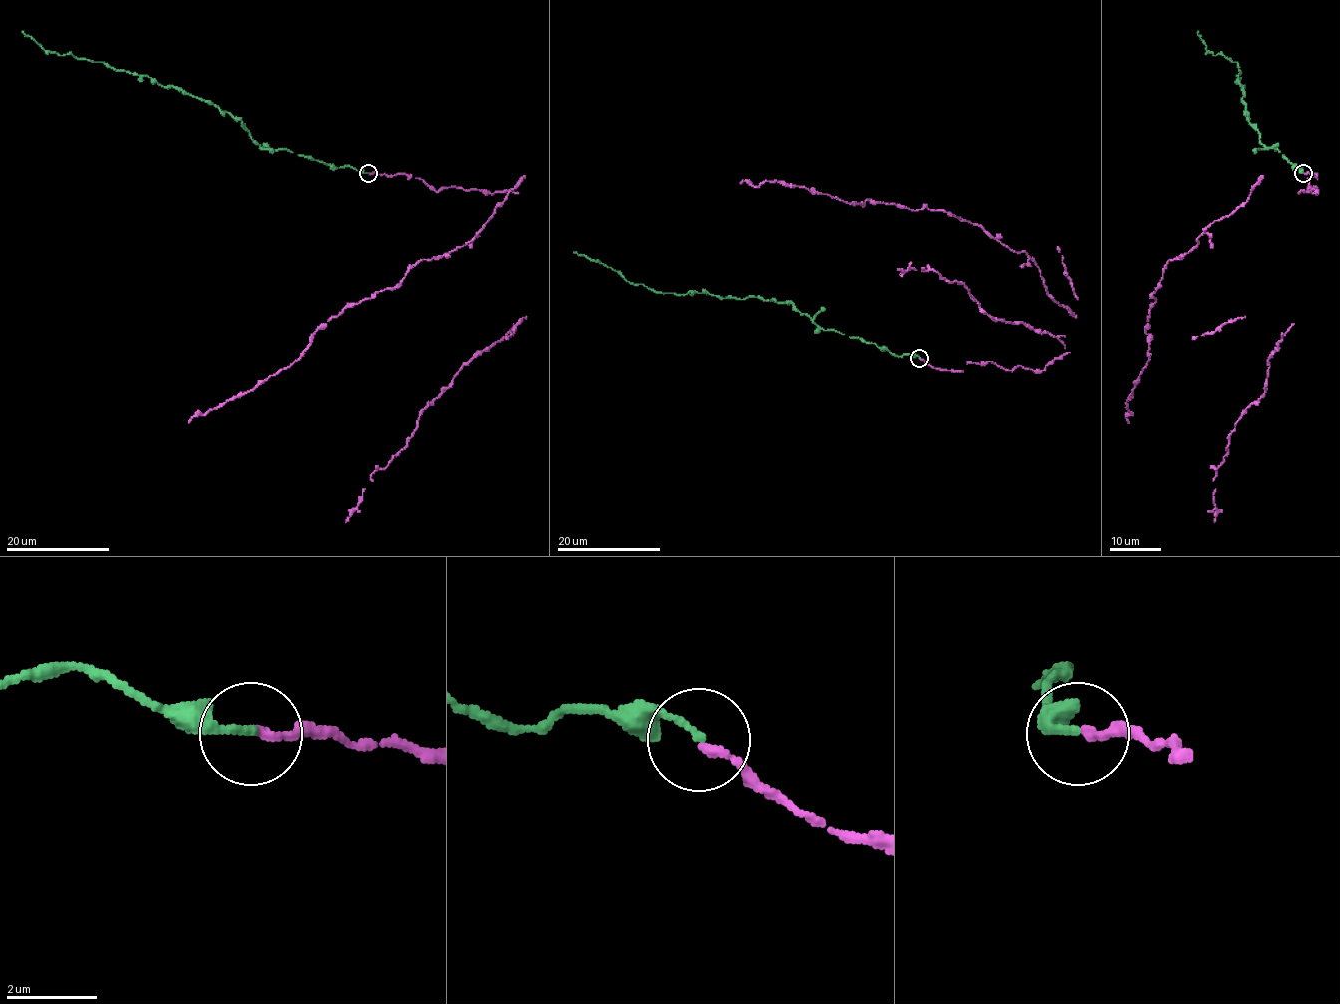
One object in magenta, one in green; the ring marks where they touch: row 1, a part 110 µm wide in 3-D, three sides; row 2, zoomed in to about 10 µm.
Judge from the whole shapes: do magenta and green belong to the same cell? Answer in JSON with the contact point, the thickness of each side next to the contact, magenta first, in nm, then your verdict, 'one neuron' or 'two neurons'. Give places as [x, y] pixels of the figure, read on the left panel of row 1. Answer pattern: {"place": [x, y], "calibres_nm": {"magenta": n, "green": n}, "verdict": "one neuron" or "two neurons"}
{"place": [368, 173], "calibres_nm": {"magenta": 180, "green": 150}, "verdict": "one neuron"}

